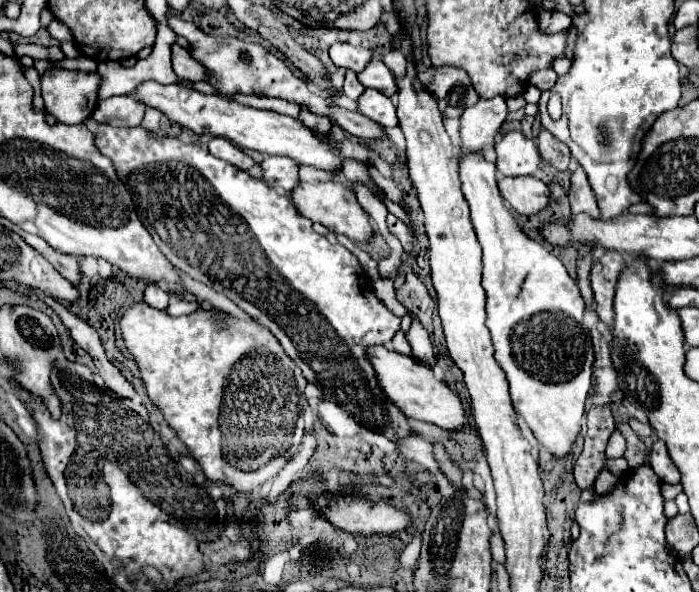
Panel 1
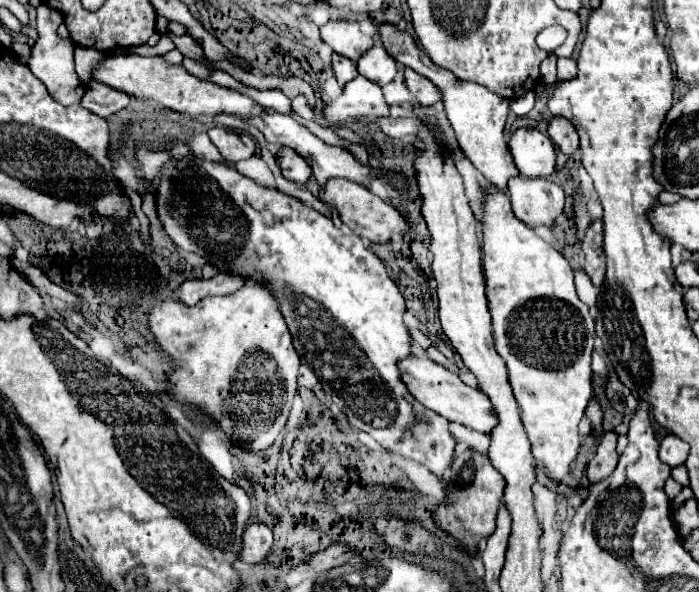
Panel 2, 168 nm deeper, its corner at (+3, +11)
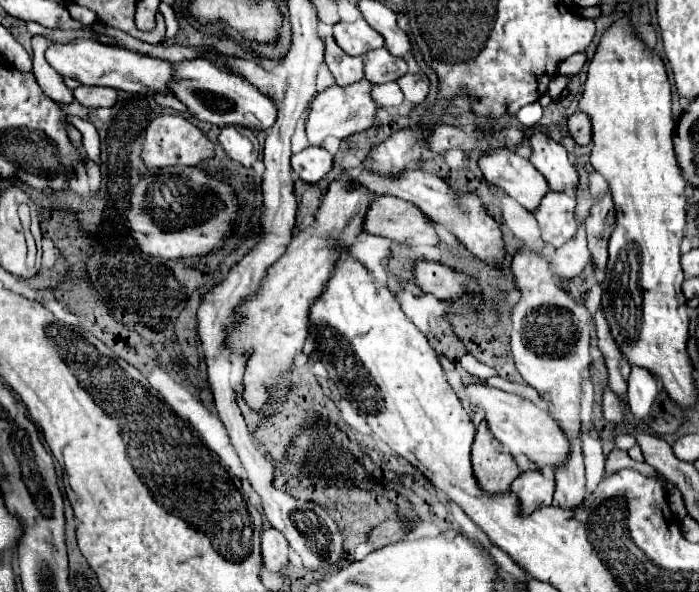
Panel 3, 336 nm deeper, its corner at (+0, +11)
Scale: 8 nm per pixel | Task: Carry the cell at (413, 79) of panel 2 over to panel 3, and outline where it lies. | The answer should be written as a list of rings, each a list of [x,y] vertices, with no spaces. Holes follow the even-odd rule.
[[[405,74],[397,80],[397,84],[401,86],[405,98],[411,104],[421,104],[425,100],[425,96],[429,94],[429,80],[425,74]]]

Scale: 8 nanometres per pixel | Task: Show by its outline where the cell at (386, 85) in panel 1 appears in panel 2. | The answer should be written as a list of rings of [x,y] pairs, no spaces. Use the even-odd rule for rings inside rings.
[[[372,46],[358,60],[358,72],[368,80],[384,86],[396,76],[396,60],[392,60],[392,56],[382,46]]]

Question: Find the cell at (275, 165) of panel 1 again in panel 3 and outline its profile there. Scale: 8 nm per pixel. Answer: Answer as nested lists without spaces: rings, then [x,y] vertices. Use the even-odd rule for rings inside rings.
[[[305,148],[299,154],[291,156],[291,168],[309,184],[315,184],[325,178],[325,174],[333,168],[333,154],[325,148]]]

